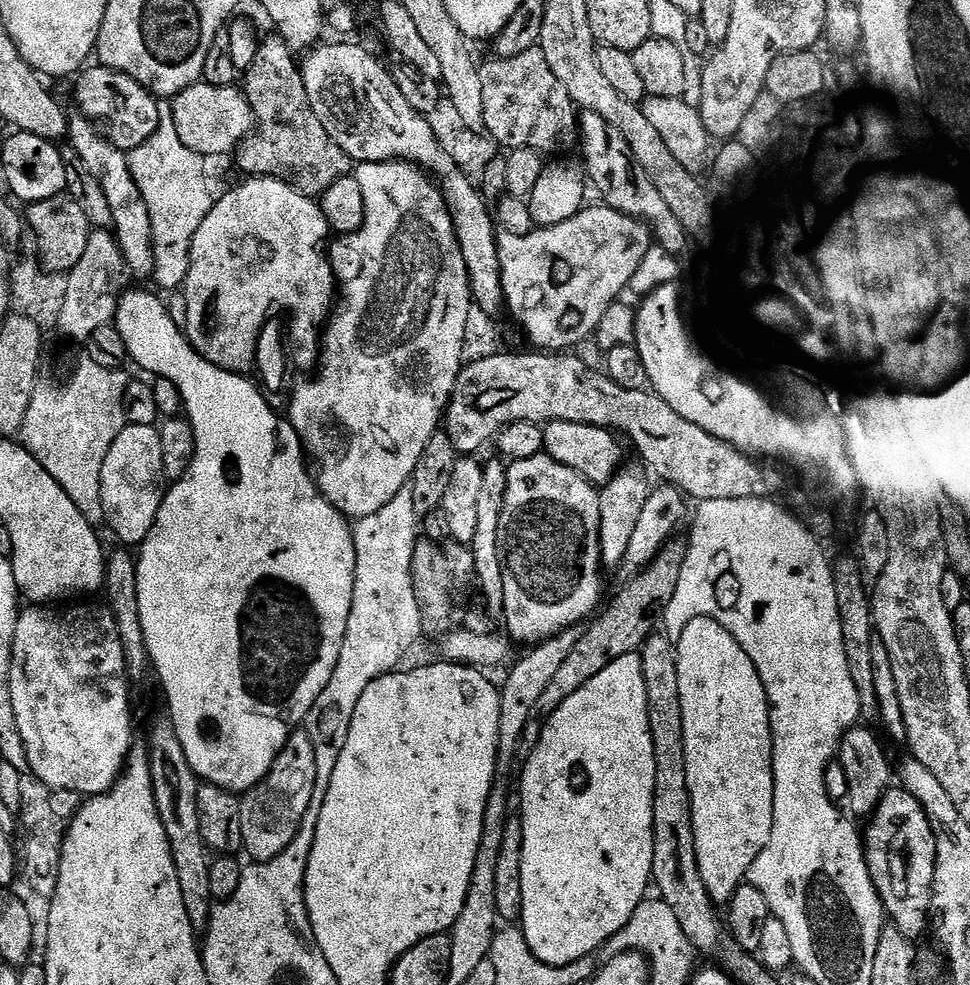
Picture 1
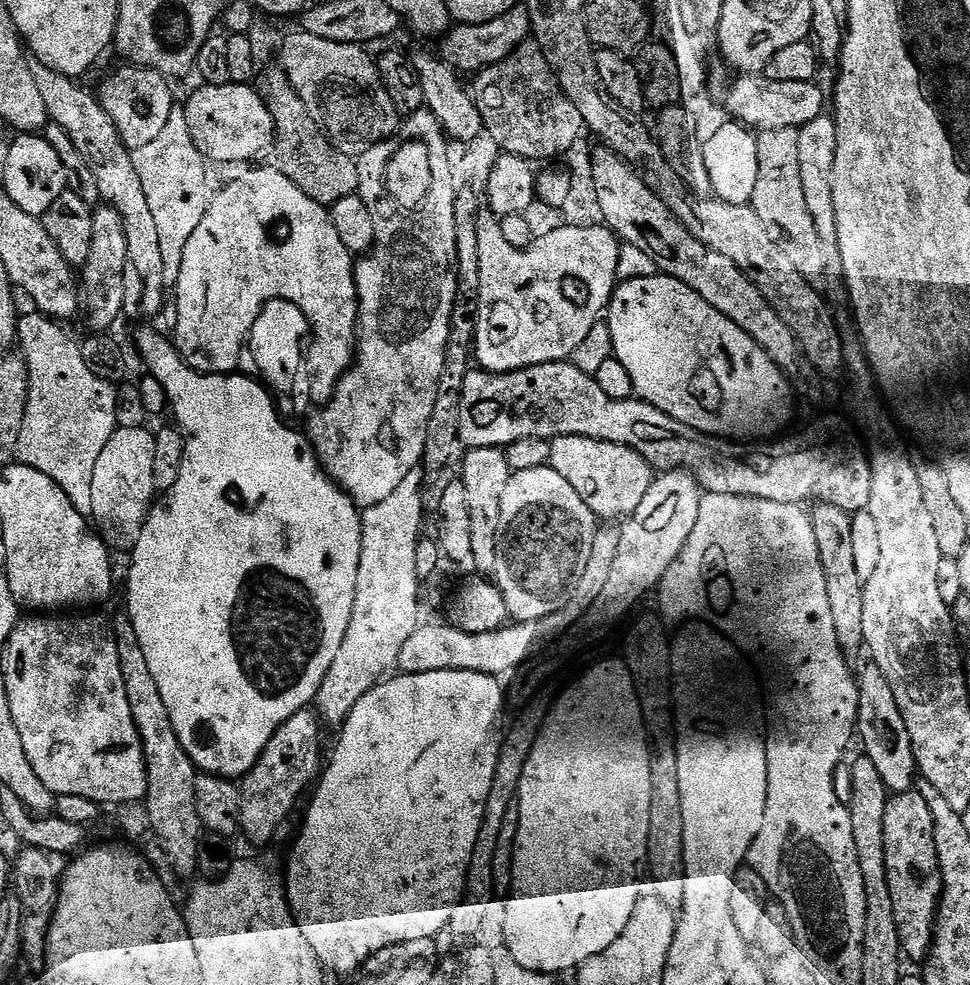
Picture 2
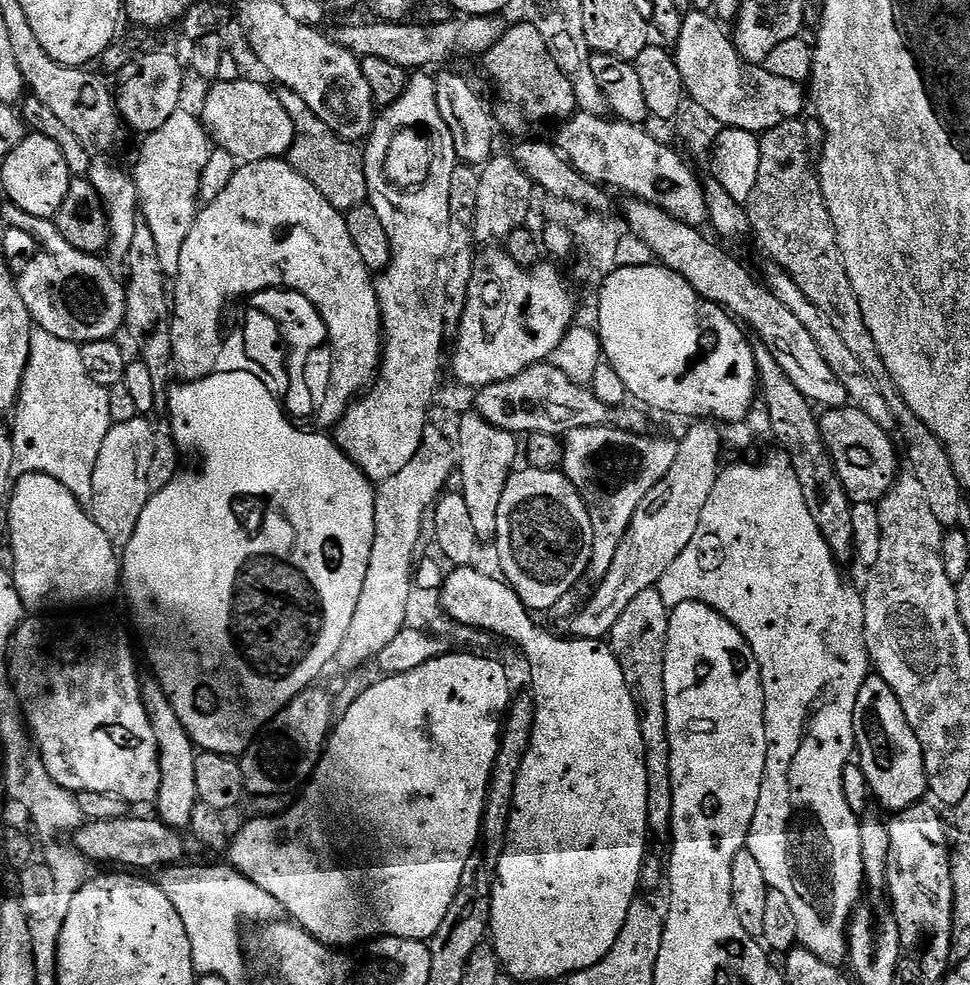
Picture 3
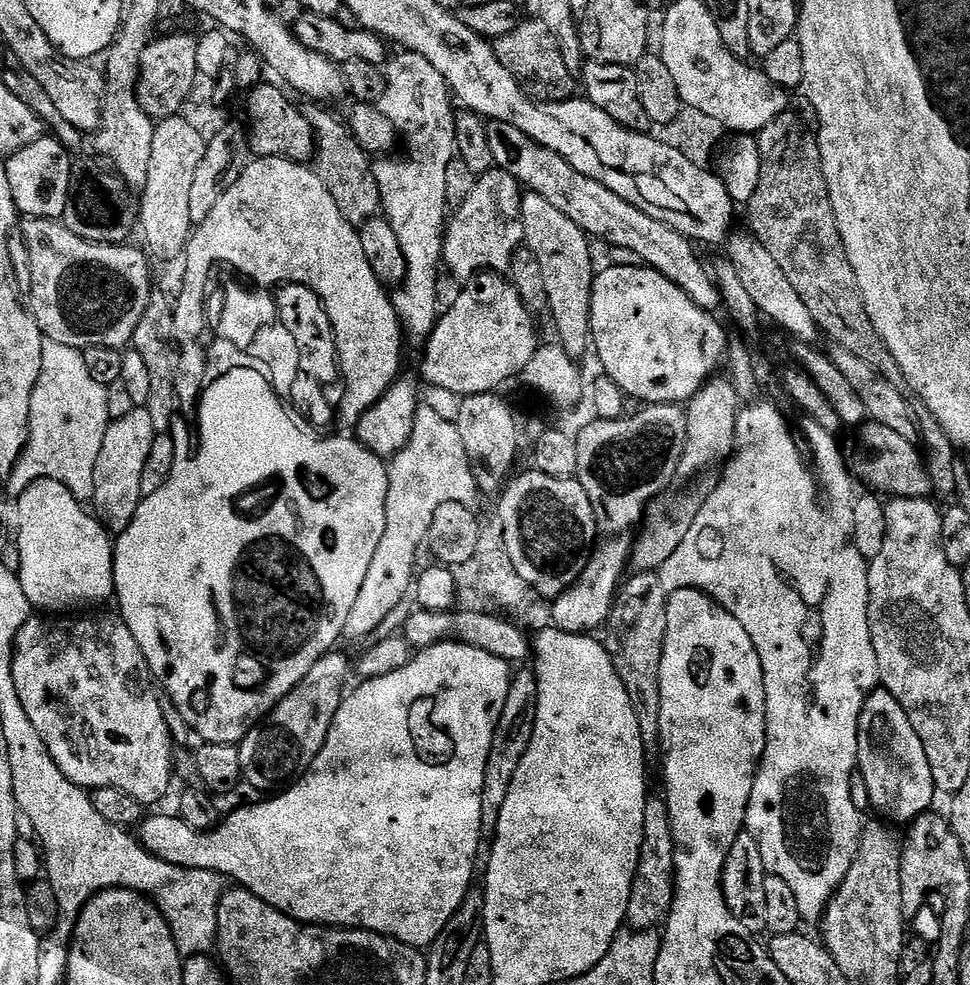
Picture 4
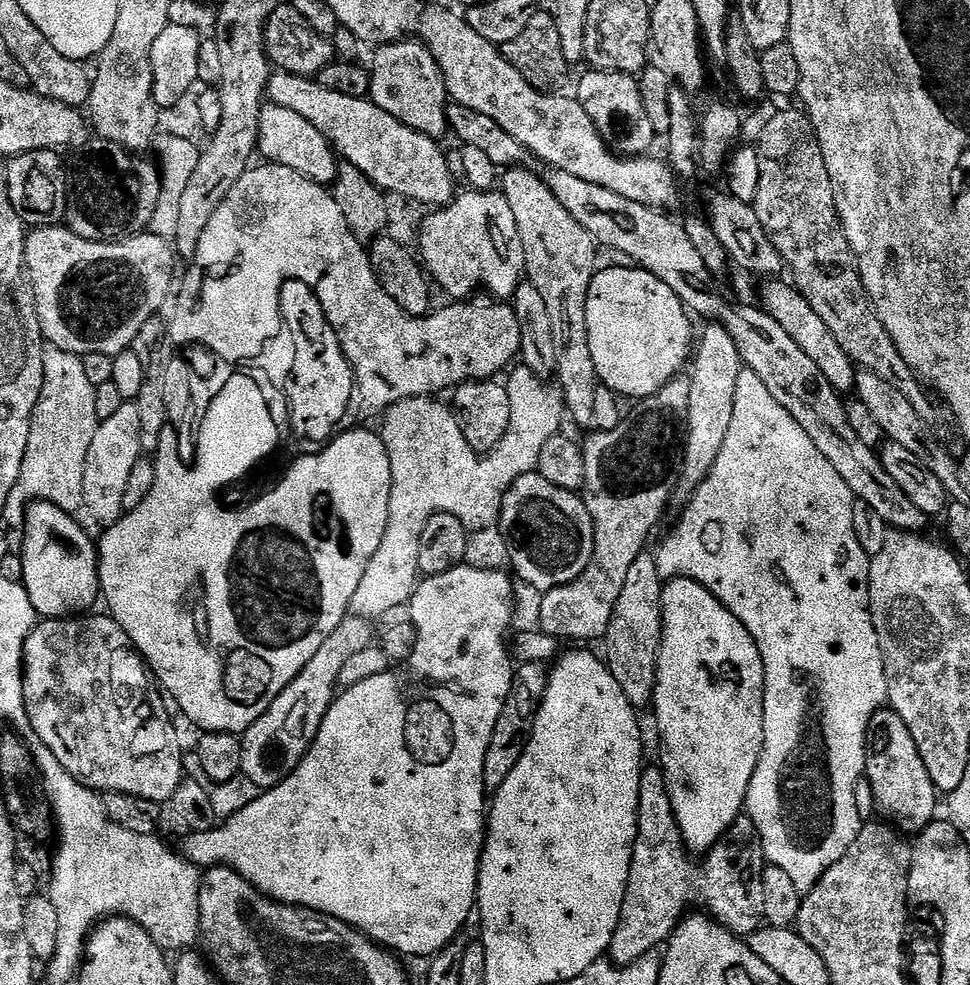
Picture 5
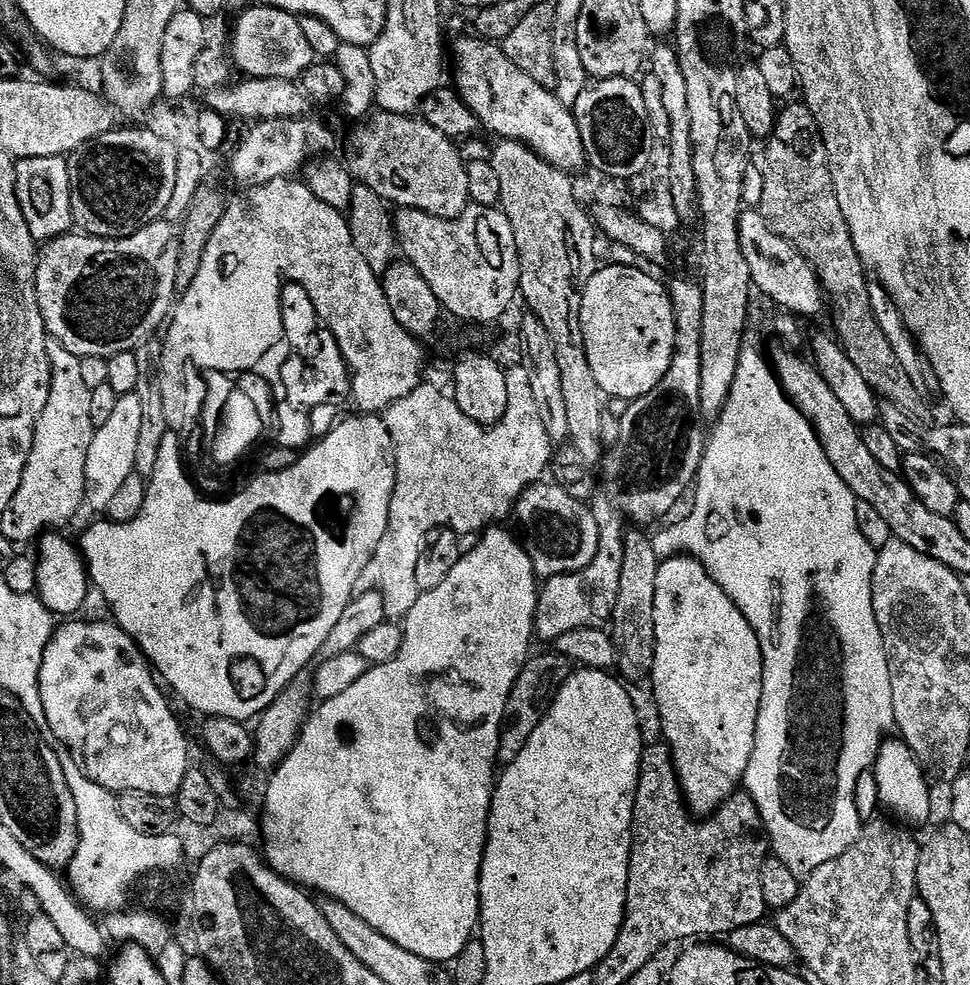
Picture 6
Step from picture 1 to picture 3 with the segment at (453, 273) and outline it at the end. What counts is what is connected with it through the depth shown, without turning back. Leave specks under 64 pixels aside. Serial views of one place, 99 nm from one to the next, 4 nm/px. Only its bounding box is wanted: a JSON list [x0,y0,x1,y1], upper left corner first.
[334,70,458,482]

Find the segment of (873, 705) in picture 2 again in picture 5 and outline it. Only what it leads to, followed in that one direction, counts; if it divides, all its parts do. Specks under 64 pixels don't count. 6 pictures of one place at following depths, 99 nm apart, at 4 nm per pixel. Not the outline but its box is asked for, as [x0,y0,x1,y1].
[866,711,937,834]

